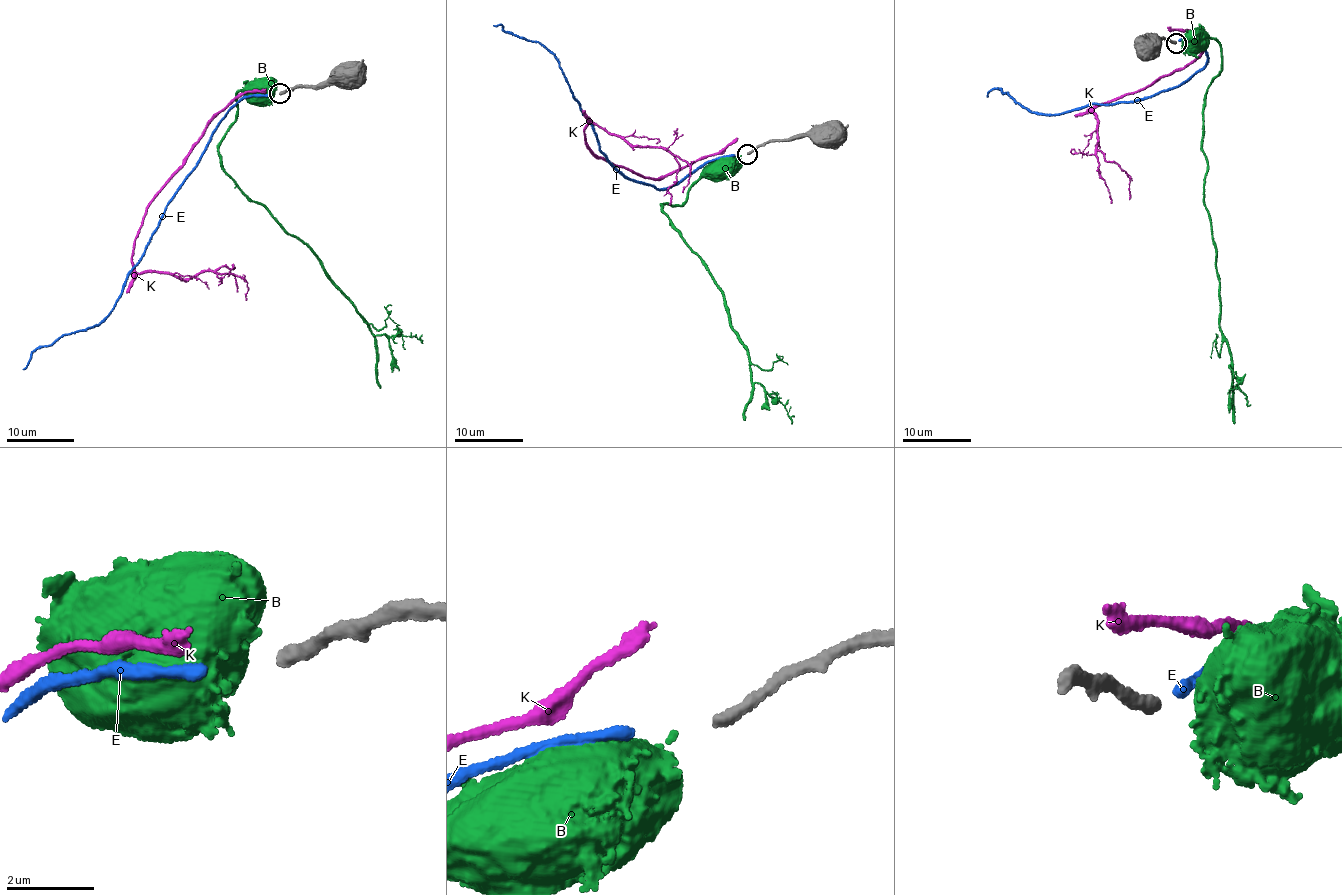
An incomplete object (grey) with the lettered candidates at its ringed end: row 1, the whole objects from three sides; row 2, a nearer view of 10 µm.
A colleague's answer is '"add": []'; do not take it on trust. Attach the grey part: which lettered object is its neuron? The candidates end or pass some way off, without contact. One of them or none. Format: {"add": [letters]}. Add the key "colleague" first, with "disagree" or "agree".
{"colleague": "disagree", "add": ["E"]}

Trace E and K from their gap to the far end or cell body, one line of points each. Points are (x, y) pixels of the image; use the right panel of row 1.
E: (1178, 41), (1198, 42), (1204, 69), (1134, 100), (1058, 114), (1022, 108), (1001, 88), (988, 97)
K: (1170, 31), (1187, 30), (1199, 45), (1200, 56), (1092, 111), (1096, 149), (1125, 171), (1129, 200)

